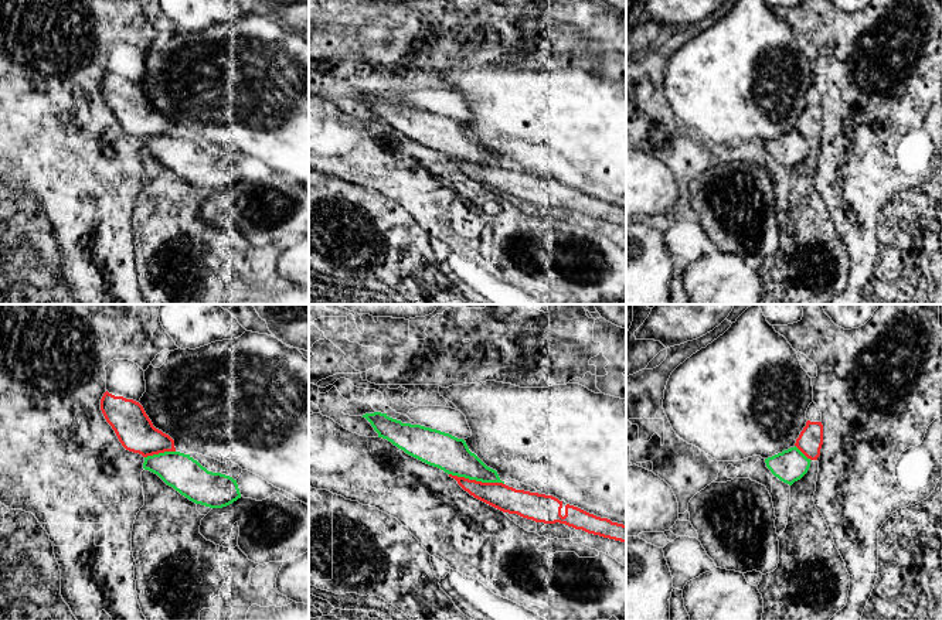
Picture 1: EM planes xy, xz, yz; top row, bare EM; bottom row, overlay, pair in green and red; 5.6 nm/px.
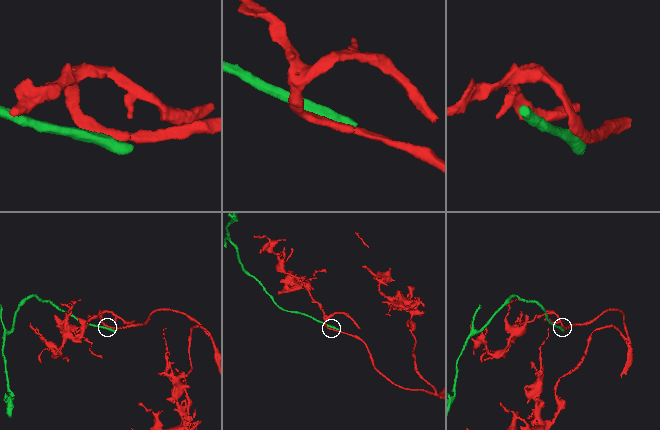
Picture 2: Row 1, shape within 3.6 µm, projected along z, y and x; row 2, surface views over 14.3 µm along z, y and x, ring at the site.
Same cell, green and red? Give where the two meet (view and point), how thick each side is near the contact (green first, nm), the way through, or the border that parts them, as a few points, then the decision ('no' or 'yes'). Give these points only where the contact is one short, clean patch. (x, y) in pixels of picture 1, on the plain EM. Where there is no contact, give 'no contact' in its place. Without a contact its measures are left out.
meets green in xz at (476, 163); 200 nm thick on the green side, 150 nm on the other; yes

